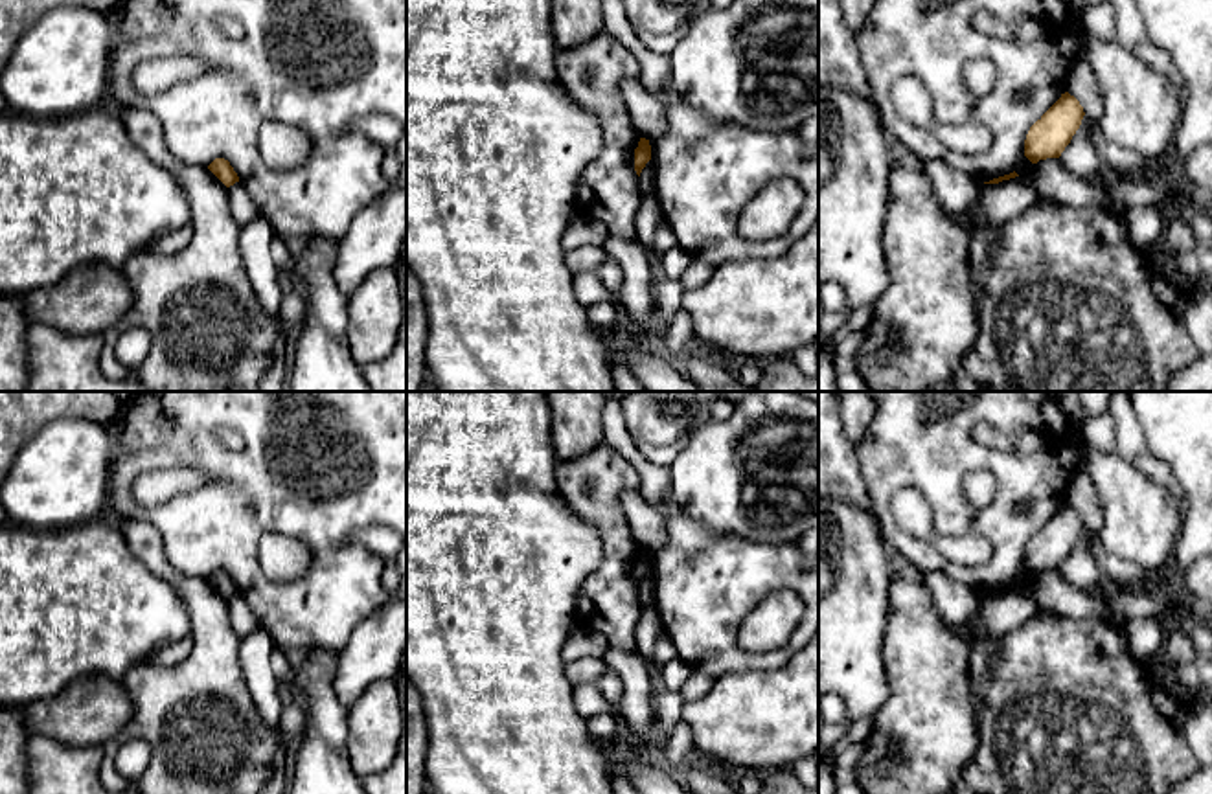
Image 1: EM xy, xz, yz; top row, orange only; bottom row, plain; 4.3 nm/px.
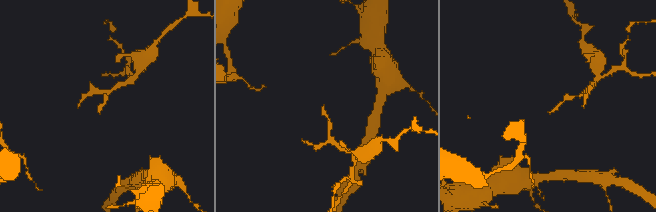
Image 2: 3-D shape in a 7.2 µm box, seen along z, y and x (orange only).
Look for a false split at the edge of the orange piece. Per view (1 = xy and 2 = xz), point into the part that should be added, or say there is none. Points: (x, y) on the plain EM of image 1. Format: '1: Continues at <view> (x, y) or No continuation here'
1: No continuation here
2: No continuation here

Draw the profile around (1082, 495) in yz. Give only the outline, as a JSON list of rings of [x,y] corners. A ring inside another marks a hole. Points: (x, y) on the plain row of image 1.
[[[1080,471],[1069,485],[1067,504],[1083,518],[1085,527],[1096,535],[1103,522],[1102,504],[1091,476]]]

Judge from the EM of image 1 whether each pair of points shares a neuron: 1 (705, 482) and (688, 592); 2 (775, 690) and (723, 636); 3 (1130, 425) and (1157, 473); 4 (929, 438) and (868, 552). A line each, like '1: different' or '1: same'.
1: different
2: different
3: same
4: different

